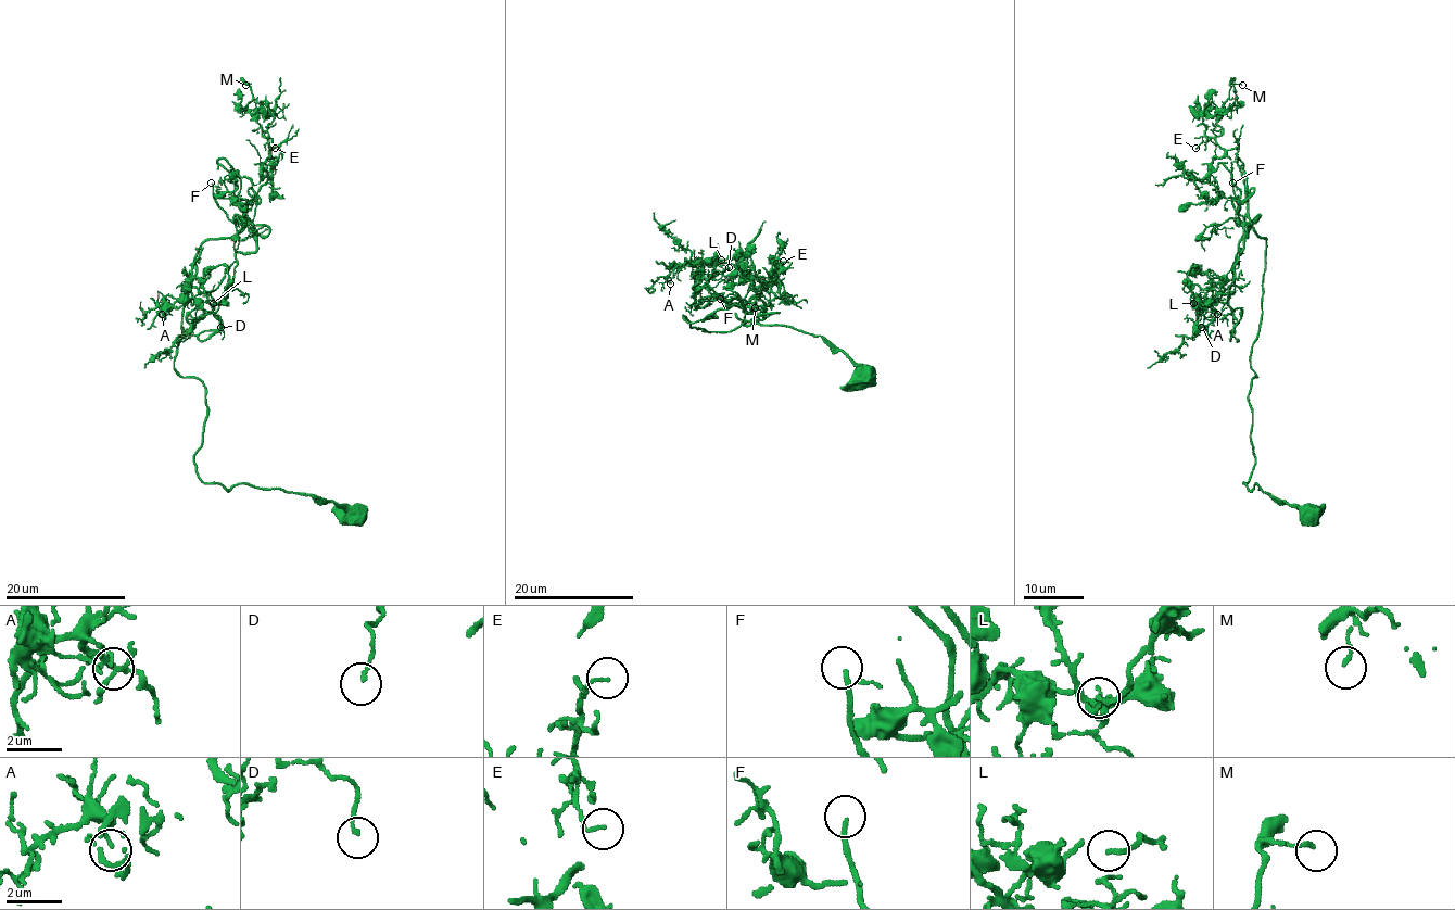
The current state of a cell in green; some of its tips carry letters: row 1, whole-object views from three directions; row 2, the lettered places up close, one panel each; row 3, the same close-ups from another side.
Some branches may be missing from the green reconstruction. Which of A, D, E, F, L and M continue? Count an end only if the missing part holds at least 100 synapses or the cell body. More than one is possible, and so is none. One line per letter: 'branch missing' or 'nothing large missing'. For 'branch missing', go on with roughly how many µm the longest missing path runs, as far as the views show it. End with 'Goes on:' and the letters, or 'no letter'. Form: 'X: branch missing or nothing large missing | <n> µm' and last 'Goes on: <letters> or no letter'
A: nothing large missing
D: nothing large missing
E: nothing large missing
F: branch missing | 35 µm
L: nothing large missing
M: nothing large missing
Goes on: F

